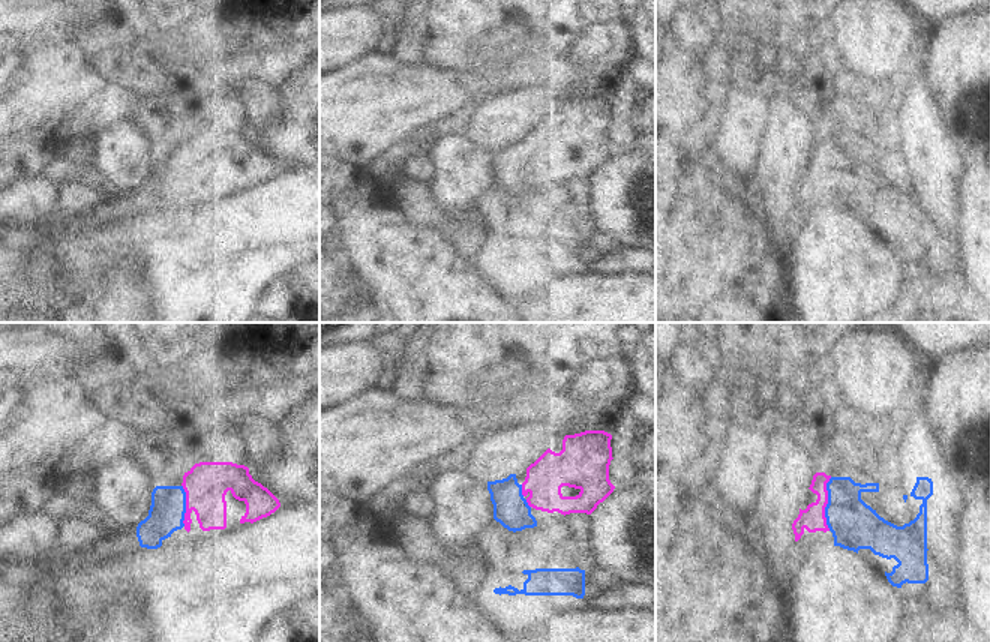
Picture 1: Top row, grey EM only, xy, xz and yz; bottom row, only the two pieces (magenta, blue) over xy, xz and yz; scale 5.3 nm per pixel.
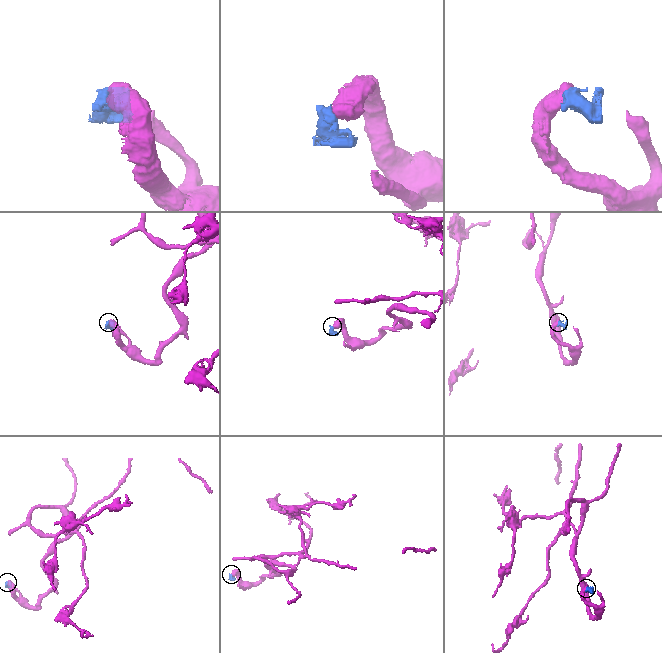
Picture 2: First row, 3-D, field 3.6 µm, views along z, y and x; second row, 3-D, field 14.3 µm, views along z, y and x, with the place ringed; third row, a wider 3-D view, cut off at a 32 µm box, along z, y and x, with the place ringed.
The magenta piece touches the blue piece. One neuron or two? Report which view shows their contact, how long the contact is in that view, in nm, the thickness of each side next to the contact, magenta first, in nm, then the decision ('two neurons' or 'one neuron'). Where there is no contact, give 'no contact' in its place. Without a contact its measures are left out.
yz | 280 nm | 130/260 nm | one neuron

